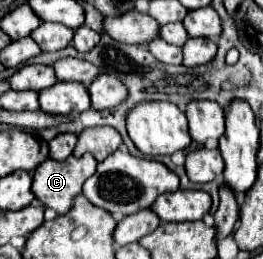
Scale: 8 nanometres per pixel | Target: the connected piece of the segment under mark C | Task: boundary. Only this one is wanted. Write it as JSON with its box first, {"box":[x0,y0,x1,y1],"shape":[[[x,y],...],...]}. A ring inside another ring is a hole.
{"box":[33,153,97,215],"shape":[[[91,153],[83,157],[67,157],[65,161],[47,159],[35,169],[33,193],[45,203],[45,207],[55,209],[59,215],[67,213],[73,199],[81,193],[83,183],[97,171],[97,161]]]}

